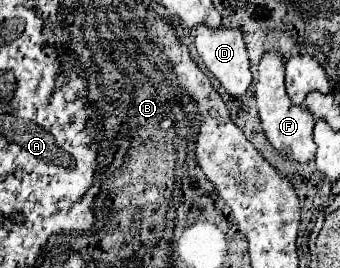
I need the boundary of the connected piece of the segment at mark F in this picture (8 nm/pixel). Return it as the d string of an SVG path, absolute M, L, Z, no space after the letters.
M267 52L261 62L259 62L259 80L255 84L255 98L259 106L259 118L263 132L269 140L269 144L285 158L291 158L295 162L309 162L315 156L315 142L313 142L313 116L305 110L305 106L295 106L291 104L285 84L283 84L283 72L285 72L285 62L277 52Z

